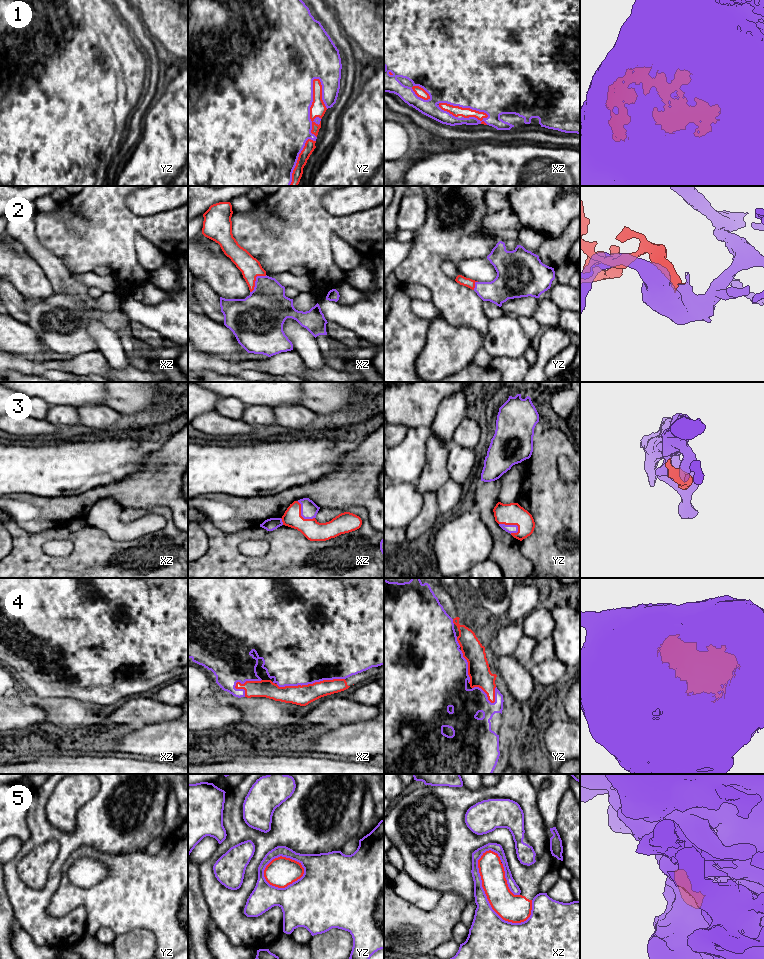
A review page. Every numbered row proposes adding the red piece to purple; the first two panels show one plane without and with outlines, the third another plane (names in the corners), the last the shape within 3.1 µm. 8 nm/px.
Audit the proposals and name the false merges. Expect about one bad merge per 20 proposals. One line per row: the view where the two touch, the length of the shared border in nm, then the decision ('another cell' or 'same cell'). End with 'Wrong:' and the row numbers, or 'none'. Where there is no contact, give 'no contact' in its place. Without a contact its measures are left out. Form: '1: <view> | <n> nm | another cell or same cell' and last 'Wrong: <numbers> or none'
1: yz | 480 nm | same cell
2: xz | 190 nm | same cell
3: yz | 170 nm | same cell
4: xz | 550 nm | same cell
5: xz | 650 nm | same cell
Wrong: none

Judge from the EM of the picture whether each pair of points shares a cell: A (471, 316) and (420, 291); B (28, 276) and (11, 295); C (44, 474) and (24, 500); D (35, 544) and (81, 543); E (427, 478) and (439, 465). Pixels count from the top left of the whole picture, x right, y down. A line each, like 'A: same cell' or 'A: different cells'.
A: different cells
B: different cells
C: different cells
D: same cell
E: same cell

